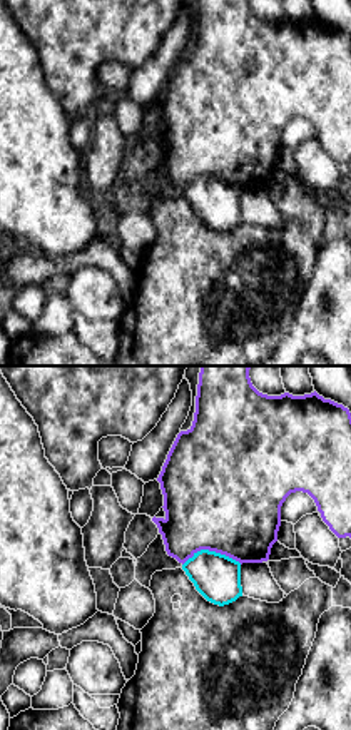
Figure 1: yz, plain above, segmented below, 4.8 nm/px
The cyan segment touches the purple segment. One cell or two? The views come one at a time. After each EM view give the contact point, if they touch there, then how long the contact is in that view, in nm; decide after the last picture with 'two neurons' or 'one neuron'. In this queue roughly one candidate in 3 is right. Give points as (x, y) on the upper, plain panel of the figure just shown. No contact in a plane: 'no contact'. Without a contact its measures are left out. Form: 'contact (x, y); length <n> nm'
contact (211, 177); length 280 nm

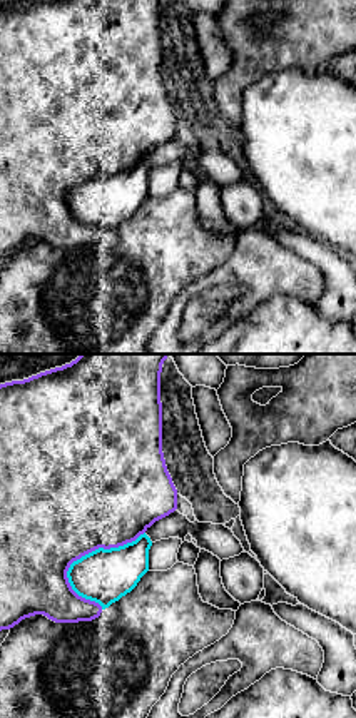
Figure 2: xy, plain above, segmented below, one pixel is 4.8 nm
contact (96, 176); length 460 nm

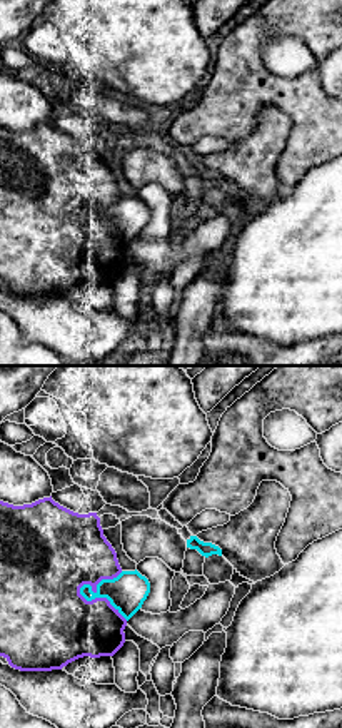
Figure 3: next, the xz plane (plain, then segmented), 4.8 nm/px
contact (102, 222); length 280 nm

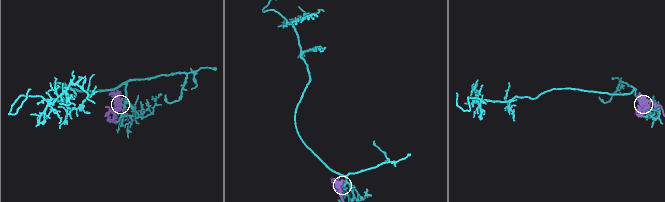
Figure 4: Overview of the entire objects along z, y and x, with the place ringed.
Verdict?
two neurons

